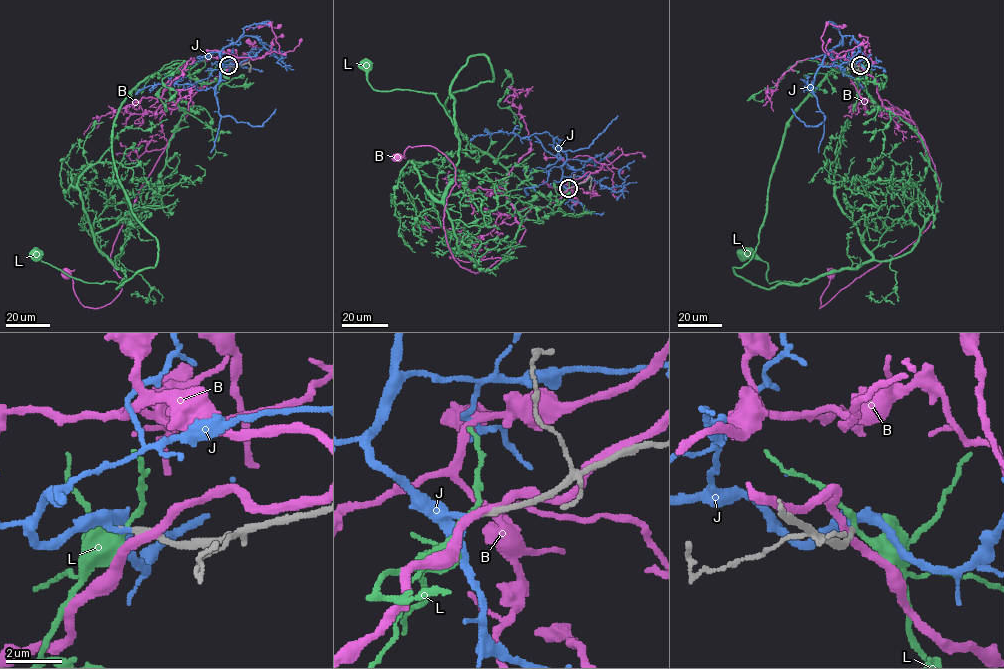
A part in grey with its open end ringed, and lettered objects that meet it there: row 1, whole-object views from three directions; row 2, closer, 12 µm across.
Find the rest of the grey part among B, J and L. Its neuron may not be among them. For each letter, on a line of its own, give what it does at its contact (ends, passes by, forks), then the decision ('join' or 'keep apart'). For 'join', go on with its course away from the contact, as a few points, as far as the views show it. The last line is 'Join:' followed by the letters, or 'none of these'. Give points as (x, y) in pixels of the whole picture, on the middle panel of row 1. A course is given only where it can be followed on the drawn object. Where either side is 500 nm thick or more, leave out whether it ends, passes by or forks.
B: it passes by | keep apart
J: it passes by | join | via (568, 188), (560, 183), (561, 165), (566, 156), (554, 138), (561, 151), (587, 148), (618, 115)
L: it passes by | keep apart
Join: J

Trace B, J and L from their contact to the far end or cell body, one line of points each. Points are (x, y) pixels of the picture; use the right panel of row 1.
B: (859, 66), (873, 77), (882, 104), (917, 128), (940, 195), (932, 222), (914, 241), (820, 308), (831, 273)
J: (860, 66), (842, 63), (819, 67), (812, 89), (824, 121), (806, 126), (791, 108)
L: (860, 66), (868, 83), (837, 64), (914, 131), (935, 173), (918, 241), (795, 283), (769, 283), (744, 254)

